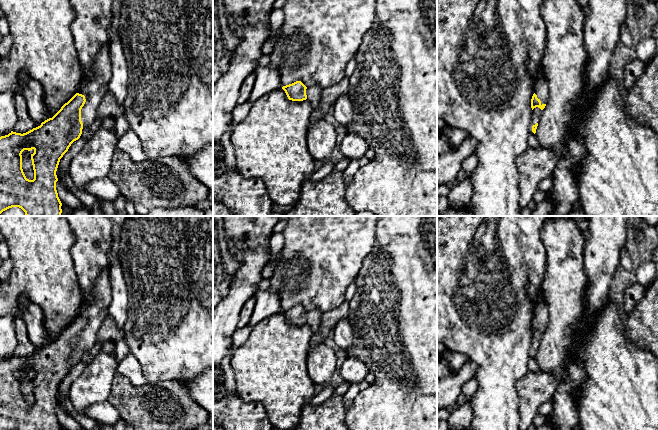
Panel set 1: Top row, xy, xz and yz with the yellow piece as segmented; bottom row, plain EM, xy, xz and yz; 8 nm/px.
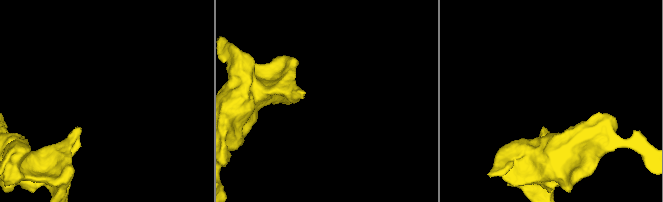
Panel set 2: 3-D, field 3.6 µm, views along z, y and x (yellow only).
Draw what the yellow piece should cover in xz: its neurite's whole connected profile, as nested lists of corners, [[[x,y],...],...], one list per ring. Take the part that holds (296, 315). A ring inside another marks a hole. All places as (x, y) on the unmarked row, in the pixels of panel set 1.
[[[296,305],[292,308],[283,310],[289,324],[303,325],[308,324],[313,334],[318,334],[320,331],[320,322],[322,312],[319,310],[306,311],[301,305]]]

